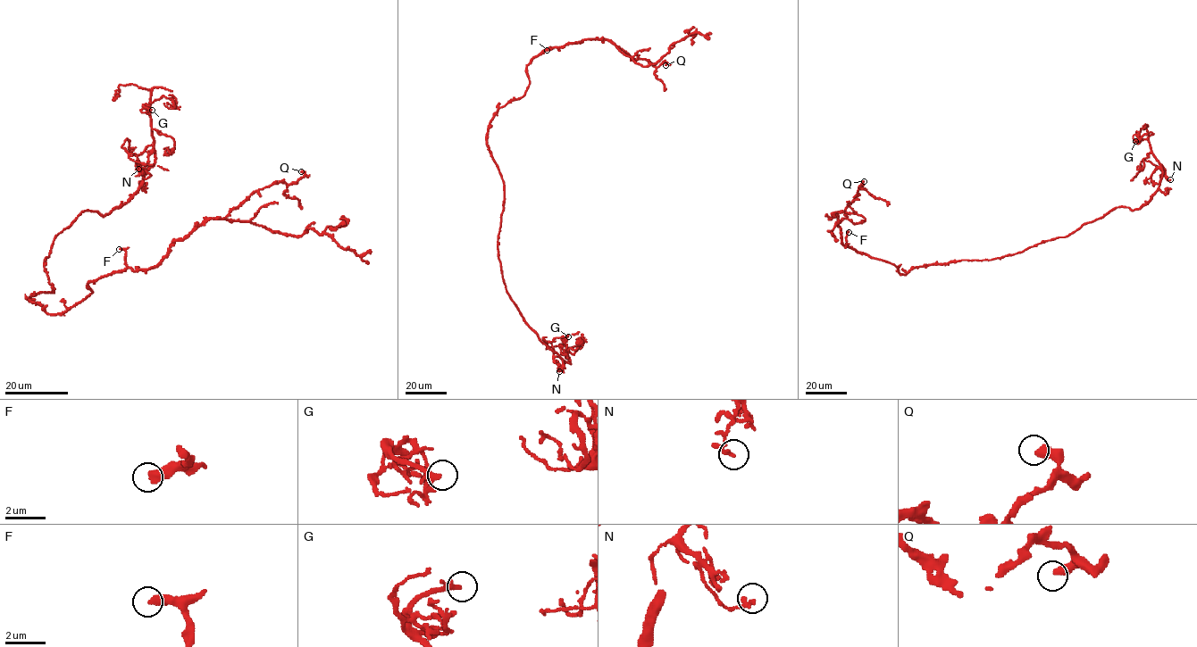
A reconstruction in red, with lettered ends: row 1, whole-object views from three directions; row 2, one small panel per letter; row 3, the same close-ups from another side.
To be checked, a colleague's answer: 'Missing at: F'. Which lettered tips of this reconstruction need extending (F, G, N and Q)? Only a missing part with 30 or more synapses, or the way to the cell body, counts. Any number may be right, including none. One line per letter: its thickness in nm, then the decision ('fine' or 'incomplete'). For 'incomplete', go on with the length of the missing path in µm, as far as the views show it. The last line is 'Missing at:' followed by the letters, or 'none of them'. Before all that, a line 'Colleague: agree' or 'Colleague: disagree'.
Colleague: disagree
F: 440 nm | fine
G: 280 nm | fine
N: 220 nm | fine
Q: 440 nm | fine
Missing at: none of them

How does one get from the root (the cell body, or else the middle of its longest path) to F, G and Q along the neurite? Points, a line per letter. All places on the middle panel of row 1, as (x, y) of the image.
F: (492, 156), (487, 144), (489, 120), (500, 107), (524, 94), (529, 84), (527, 66), (547, 50)
G: (492, 156), (504, 185), (498, 252), (506, 293), (539, 338), (570, 363), (563, 341), (568, 336)
Q: (492, 156), (489, 123), (524, 94), (527, 66), (544, 51), (605, 38), (632, 58), (665, 65)

